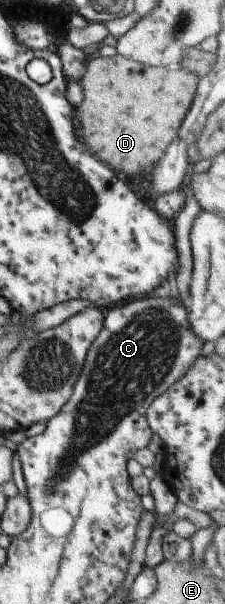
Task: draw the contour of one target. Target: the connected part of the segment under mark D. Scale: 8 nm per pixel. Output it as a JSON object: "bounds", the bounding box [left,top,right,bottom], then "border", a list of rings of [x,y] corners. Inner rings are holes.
{"bounds":[75,54,198,176],"border":[[[119,54],[90,57],[81,79],[83,91],[87,93],[83,93],[83,103],[75,109],[83,147],[117,173],[125,171],[133,176],[143,169],[148,173],[175,139],[198,79],[178,65],[142,65]]]}

